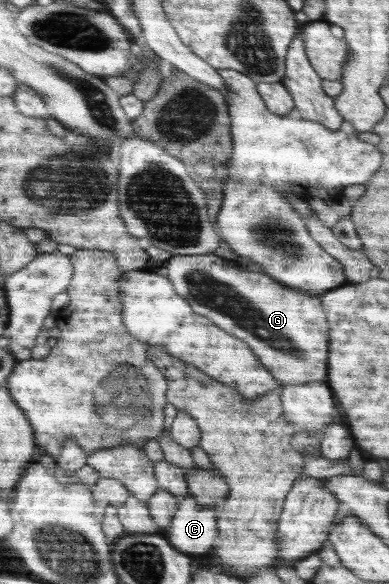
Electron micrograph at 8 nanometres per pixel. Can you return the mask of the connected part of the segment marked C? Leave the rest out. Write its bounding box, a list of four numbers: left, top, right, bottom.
[164,494,218,558]

